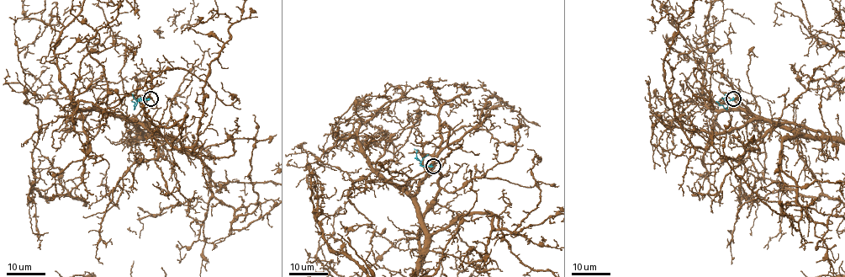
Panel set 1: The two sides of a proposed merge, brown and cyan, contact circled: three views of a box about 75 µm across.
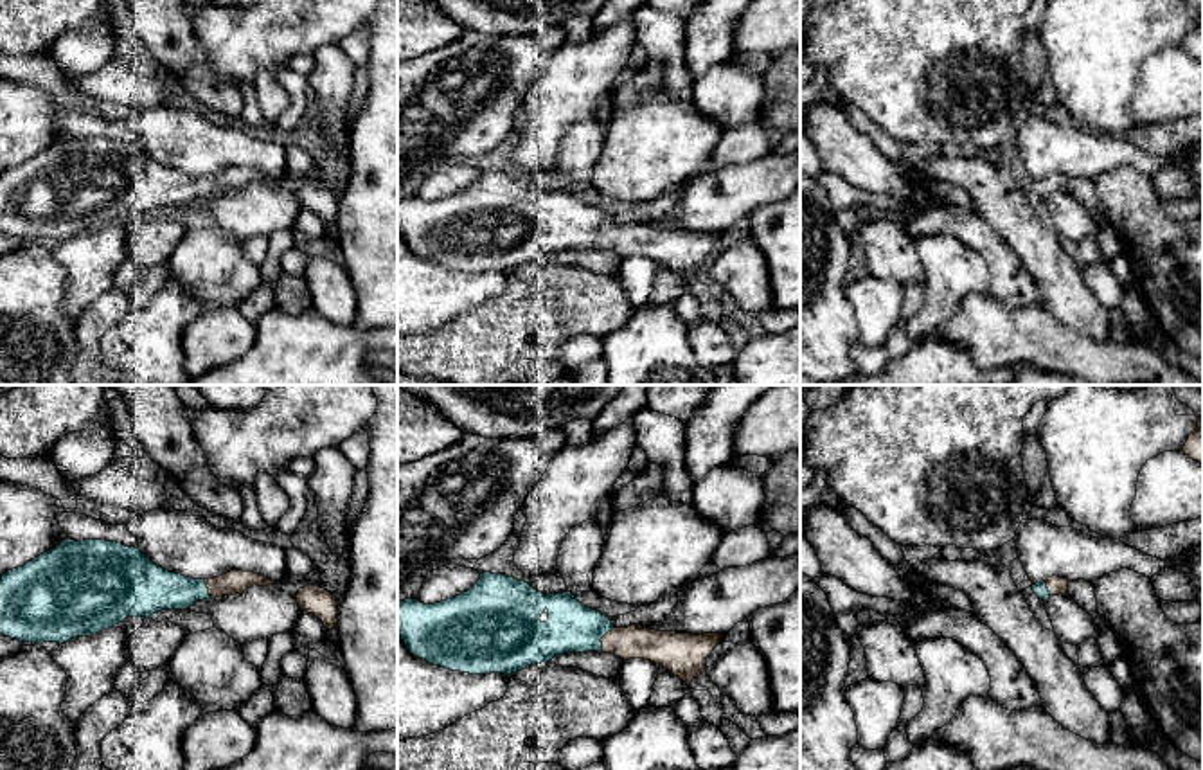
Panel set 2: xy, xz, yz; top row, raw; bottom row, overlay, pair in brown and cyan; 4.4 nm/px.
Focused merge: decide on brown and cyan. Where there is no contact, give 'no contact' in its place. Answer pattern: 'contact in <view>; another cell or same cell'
contact in xz; same cell

